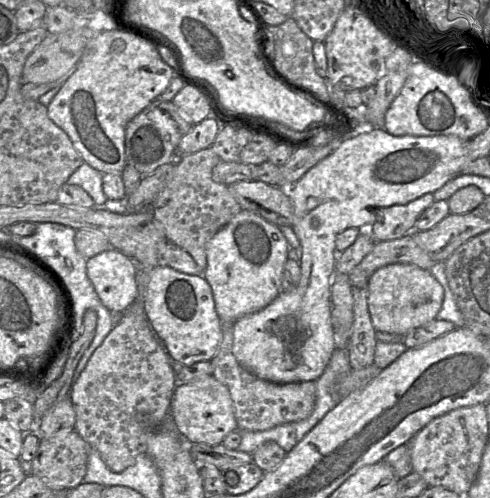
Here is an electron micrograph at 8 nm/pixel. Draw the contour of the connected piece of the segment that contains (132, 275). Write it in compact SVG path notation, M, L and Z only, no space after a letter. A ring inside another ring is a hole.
M108 249L86 261L86 272L102 304L112 314L122 314L137 299L137 264L123 253Z

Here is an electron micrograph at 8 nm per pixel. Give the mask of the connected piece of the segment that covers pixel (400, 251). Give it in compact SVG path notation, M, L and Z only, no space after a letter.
M412 234L396 240L375 243L372 251L368 253L363 260L347 275L352 287L367 287L370 277L378 269L390 264L412 264L421 269L429 271L435 262L428 253L423 250L414 240Z

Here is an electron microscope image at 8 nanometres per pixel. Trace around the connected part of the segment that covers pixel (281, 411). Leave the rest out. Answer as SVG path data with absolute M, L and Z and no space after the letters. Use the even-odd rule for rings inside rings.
M222 324L222 340L211 360L212 376L229 390L240 431L264 431L275 426L304 420L312 413L316 400L315 382L277 384L262 380L236 360L233 351L233 324Z

